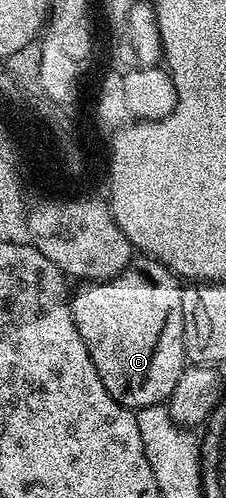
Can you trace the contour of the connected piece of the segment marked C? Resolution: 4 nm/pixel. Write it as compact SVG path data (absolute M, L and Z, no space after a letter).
M150 261L146 267L146 275L134 270L124 270L112 279L83 282L79 286L82 288L70 295L70 312L80 333L80 341L84 341L100 373L100 381L104 381L104 389L112 393L112 397L121 407L141 409L156 407L169 400L172 389L176 389L176 381L180 381L180 373L188 365L188 360L185 355L185 323L182 312L184 287L179 276L157 261Z

